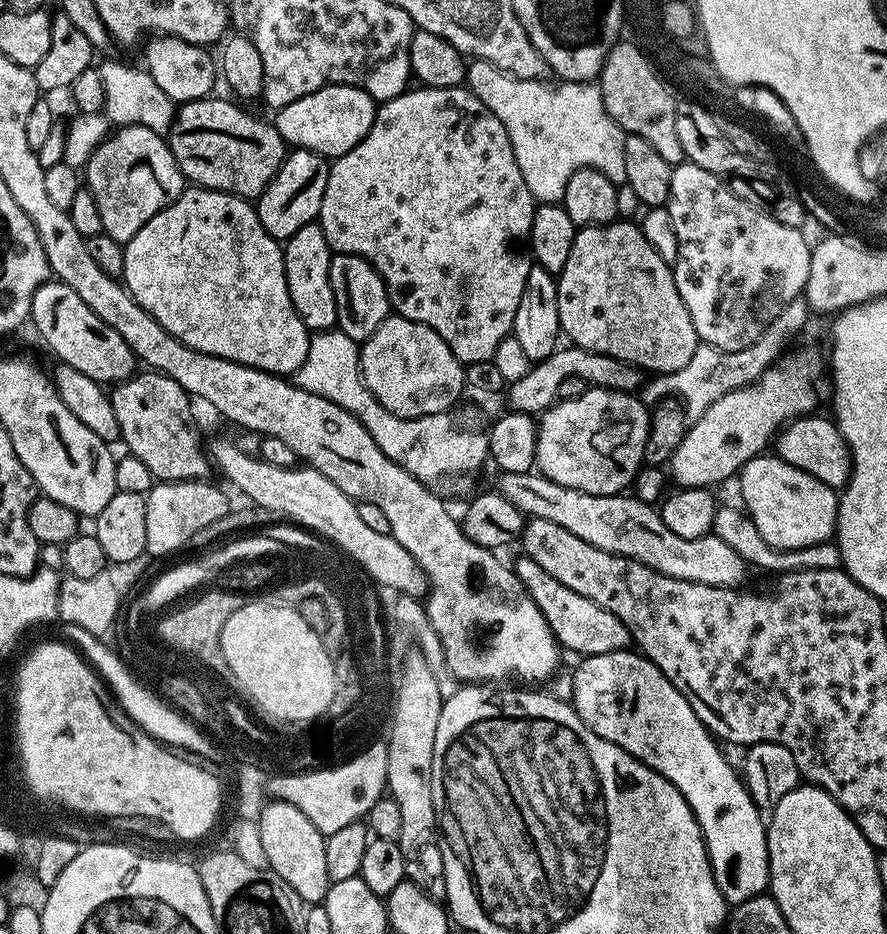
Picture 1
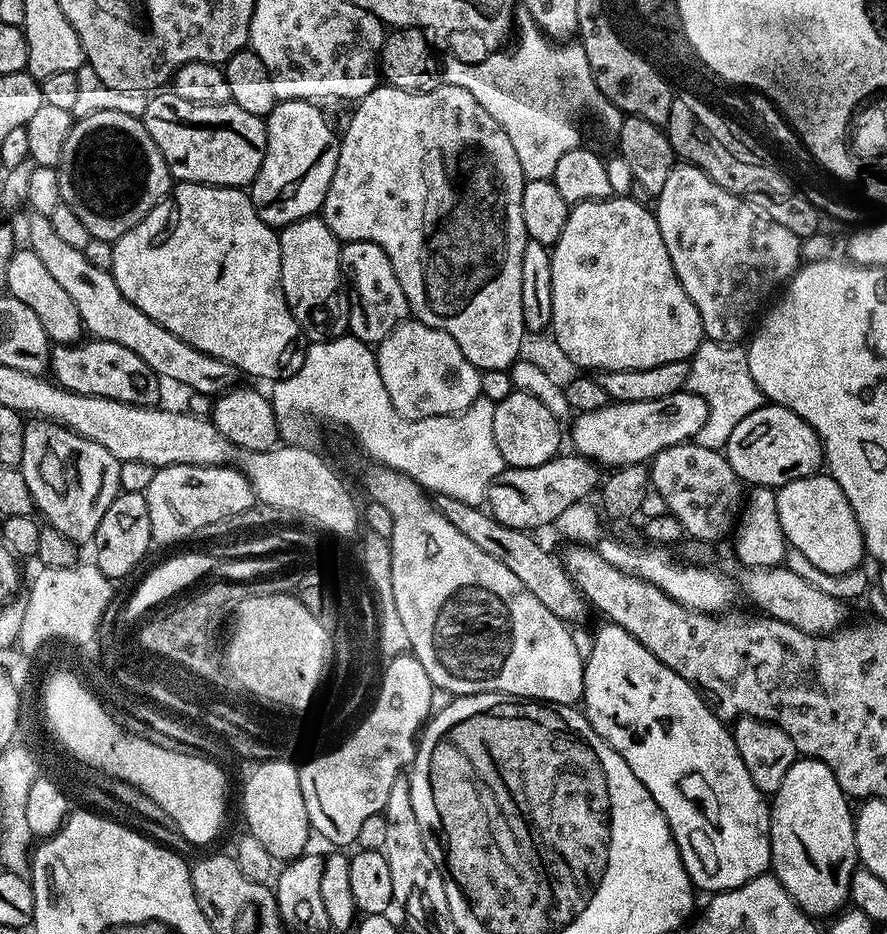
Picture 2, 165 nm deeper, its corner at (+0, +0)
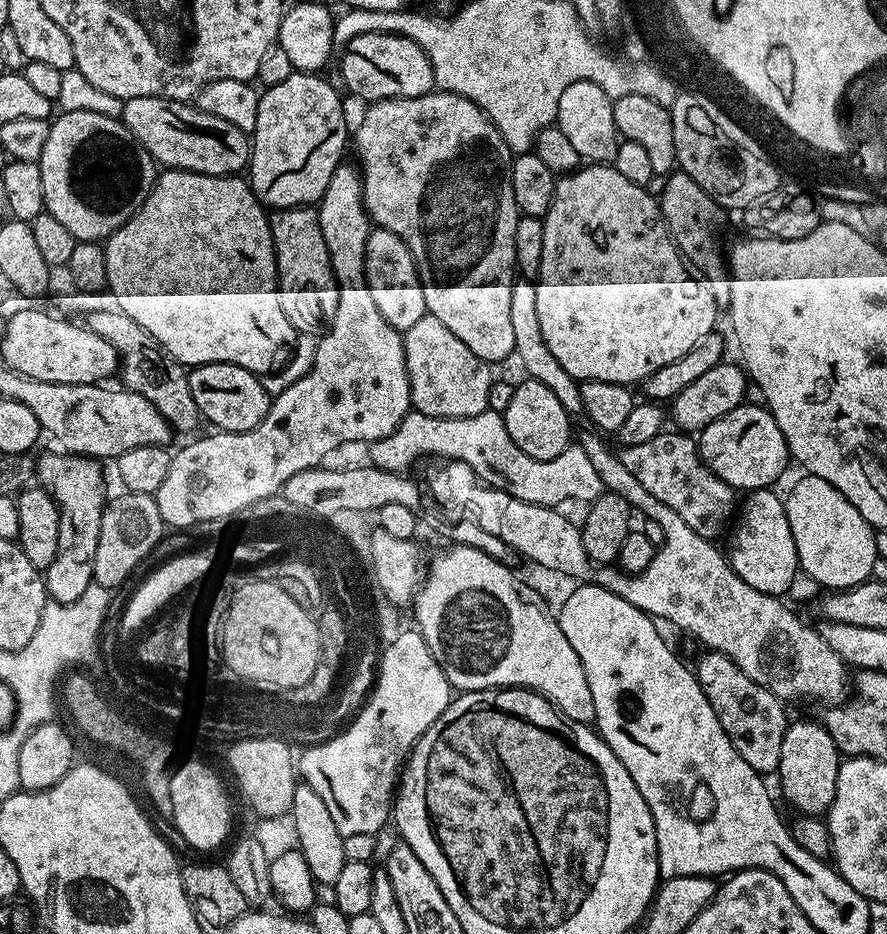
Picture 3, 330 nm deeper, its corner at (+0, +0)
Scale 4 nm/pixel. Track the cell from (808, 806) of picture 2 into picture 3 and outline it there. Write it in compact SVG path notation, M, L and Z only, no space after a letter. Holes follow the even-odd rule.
M793 719L782 738L782 758L778 769L780 788L784 796L797 808L797 813L808 818L820 818L834 802L838 770L842 754L836 749L834 738L825 730L823 723Z

